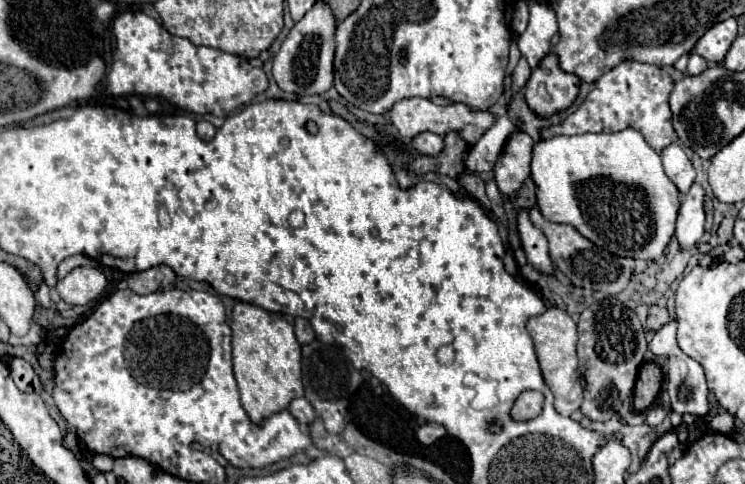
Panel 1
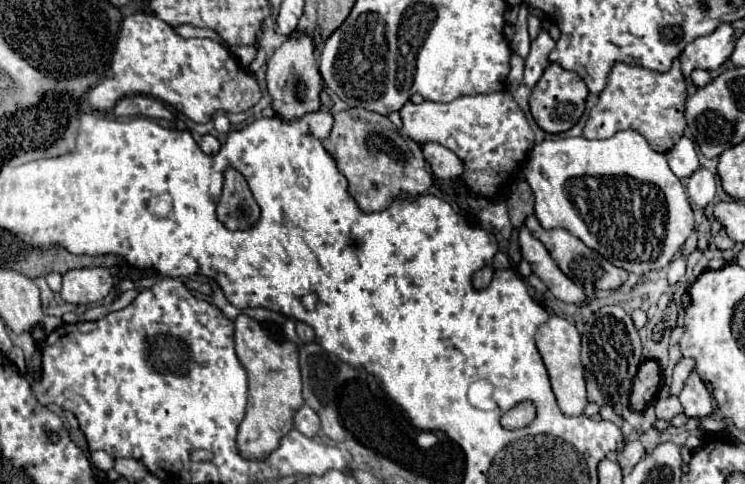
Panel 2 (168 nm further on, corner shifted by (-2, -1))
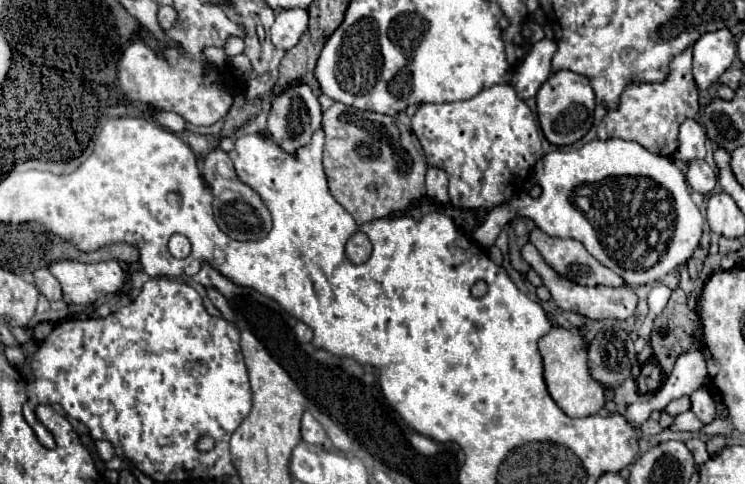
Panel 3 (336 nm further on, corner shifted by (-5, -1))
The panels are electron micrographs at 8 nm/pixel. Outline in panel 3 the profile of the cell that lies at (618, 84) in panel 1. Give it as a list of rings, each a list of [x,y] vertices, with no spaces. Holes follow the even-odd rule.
[[[691,46],[675,56],[671,60],[671,74],[663,82],[631,82],[625,86],[619,106],[615,110],[609,110],[599,128],[597,138],[609,140],[609,138],[623,138],[623,140],[635,140],[653,154],[671,156],[677,150],[679,140],[679,126],[687,118],[695,118],[699,112],[697,102],[697,84],[691,74]]]

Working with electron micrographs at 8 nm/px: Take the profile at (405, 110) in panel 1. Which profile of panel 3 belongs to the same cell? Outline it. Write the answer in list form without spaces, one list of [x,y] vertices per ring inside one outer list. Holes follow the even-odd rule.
[[[497,84],[481,90],[477,96],[461,102],[445,104],[421,104],[413,116],[413,132],[419,138],[427,162],[431,166],[443,166],[449,174],[449,198],[459,208],[485,208],[491,210],[507,202],[527,182],[531,168],[543,156],[541,134],[531,108],[517,98],[515,88],[509,84]]]

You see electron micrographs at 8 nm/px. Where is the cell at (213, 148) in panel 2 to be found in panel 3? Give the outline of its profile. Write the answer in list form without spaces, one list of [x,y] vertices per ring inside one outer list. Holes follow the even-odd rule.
[[[221,148],[211,150],[203,158],[203,176],[205,176],[205,180],[211,186],[213,196],[215,196],[215,200],[213,200],[215,222],[229,238],[233,238],[233,240],[261,240],[269,234],[271,216],[269,216],[267,206],[263,204],[261,196],[253,188],[249,188],[247,184],[243,184],[239,180],[227,152],[223,152]]]

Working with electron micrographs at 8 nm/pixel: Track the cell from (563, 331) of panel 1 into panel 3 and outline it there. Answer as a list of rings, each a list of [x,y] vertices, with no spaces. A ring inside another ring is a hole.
[[[561,326],[551,328],[551,332],[547,332],[539,340],[539,352],[543,356],[543,368],[545,368],[543,376],[545,376],[549,394],[567,416],[571,416],[571,418],[591,416],[603,408],[603,404],[605,404],[603,388],[589,374],[585,342],[577,332],[571,332]]]

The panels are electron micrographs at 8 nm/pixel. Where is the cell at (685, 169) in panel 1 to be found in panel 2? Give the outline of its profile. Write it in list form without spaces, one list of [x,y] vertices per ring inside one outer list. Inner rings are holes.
[[[682,136],[672,150],[668,150],[666,154],[668,158],[668,164],[672,168],[672,172],[678,176],[678,178],[688,178],[692,172],[696,172],[700,168],[698,164],[698,152],[696,152],[696,146],[690,138]]]

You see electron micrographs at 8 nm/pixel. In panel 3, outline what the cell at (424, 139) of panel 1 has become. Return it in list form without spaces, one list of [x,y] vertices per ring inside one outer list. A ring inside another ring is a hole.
[[[429,166],[427,170],[427,194],[431,198],[435,198],[437,202],[447,204],[449,196],[447,196],[447,172],[437,168],[437,166]]]

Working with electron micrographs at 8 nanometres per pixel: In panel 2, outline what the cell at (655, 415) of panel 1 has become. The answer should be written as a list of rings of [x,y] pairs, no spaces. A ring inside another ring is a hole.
[[[668,396],[668,398],[660,398],[656,402],[656,418],[662,418],[662,420],[672,420],[674,416],[682,414],[682,406],[680,406],[680,400],[678,396]]]

